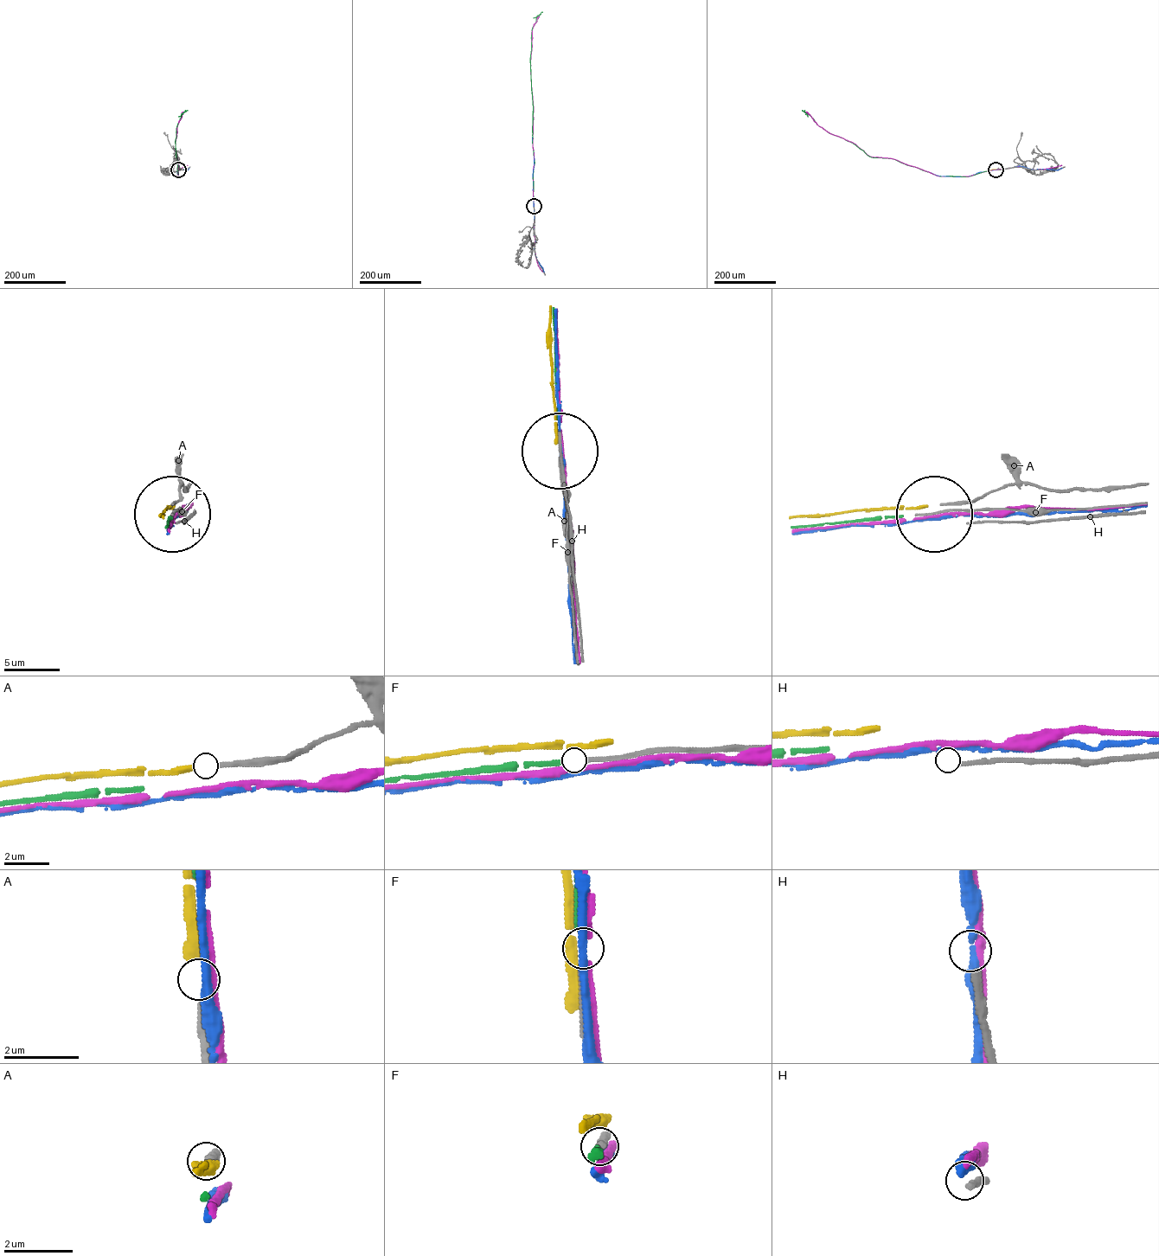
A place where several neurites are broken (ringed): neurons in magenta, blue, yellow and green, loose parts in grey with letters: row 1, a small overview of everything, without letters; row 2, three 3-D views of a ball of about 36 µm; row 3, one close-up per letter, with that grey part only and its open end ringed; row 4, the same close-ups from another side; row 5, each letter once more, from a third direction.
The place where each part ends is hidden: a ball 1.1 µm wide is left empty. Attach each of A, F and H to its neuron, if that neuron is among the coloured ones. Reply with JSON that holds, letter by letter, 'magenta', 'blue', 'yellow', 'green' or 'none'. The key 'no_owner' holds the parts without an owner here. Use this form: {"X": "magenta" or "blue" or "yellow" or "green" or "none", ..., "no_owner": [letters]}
{"A": "yellow", "F": "green", "H": "none", "no_owner": ["H"]}

